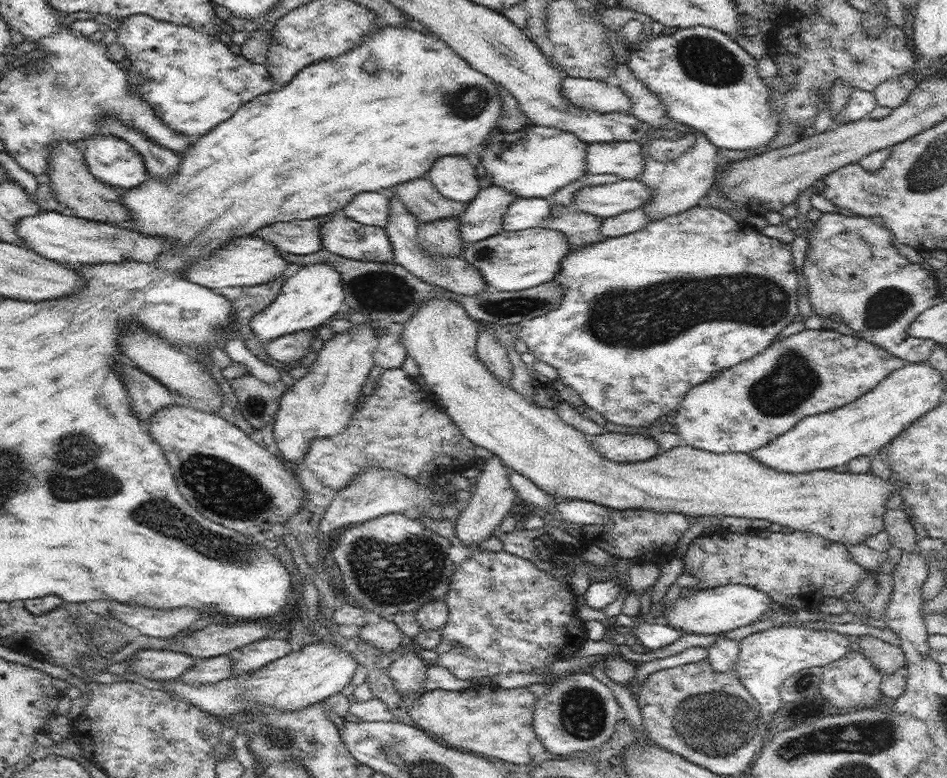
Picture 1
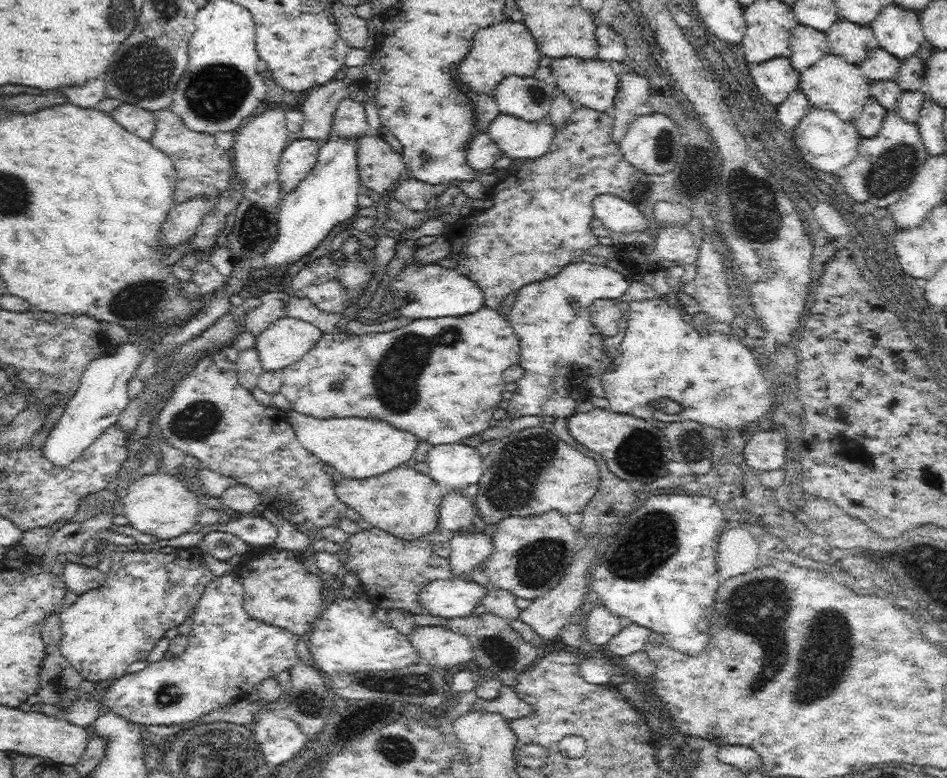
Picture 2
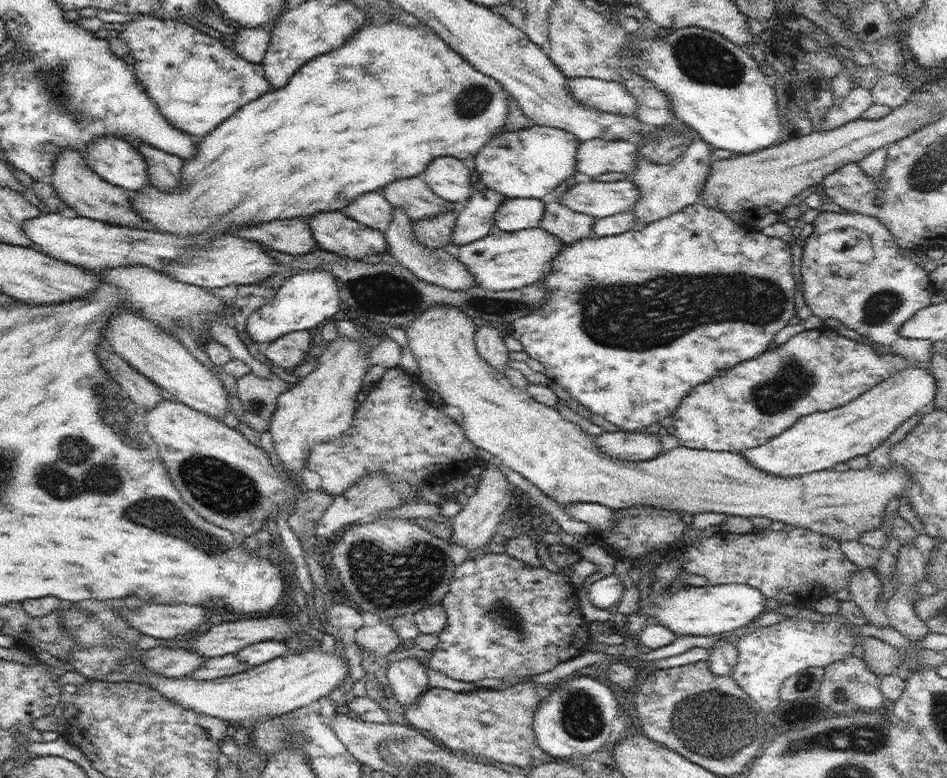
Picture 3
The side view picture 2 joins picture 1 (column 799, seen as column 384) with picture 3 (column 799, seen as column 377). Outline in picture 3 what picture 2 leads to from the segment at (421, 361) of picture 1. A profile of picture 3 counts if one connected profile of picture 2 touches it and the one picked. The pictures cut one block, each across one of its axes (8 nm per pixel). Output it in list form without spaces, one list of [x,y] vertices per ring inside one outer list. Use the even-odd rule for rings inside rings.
[[[439,305],[430,310],[426,310],[426,312],[422,312],[418,316],[416,320],[410,327],[405,328],[406,338],[408,338],[408,344],[413,352],[413,356],[418,362],[420,375],[419,379],[425,384],[428,390],[433,390],[434,392],[438,392],[440,395],[439,404],[443,407],[444,412],[447,415],[450,415],[450,418],[454,419],[454,421],[458,421],[458,424],[462,425],[462,429],[464,429],[464,434],[470,440],[470,443],[473,443],[477,448],[482,448],[482,450],[487,450],[492,454],[493,457],[497,457],[499,461],[504,466],[511,468],[518,472],[518,474],[522,475],[528,482],[534,484],[534,486],[541,489],[541,491],[546,494],[546,496],[550,496],[558,502],[558,504],[564,506],[568,506],[568,504],[576,504],[576,502],[582,503],[598,503],[611,509],[623,509],[628,508],[635,504],[635,506],[660,506],[662,508],[670,508],[674,511],[684,511],[690,514],[698,514],[698,512],[723,512],[728,515],[736,515],[736,516],[765,516],[773,521],[777,520],[783,522],[785,524],[790,524],[792,527],[804,527],[812,529],[817,533],[824,533],[824,535],[828,535],[829,537],[835,538],[836,540],[854,540],[858,539],[861,532],[866,532],[869,530],[876,530],[882,528],[882,517],[884,517],[884,511],[886,511],[886,504],[890,502],[890,500],[894,500],[895,497],[901,497],[902,492],[904,492],[904,488],[910,484],[910,473],[906,471],[906,469],[902,469],[902,467],[898,468],[896,465],[892,464],[890,468],[886,471],[880,470],[872,470],[871,467],[866,467],[866,469],[849,469],[848,471],[836,471],[833,468],[828,470],[818,470],[816,472],[810,472],[808,474],[804,474],[802,476],[774,476],[774,474],[768,474],[768,472],[762,472],[762,470],[758,470],[758,468],[754,468],[742,454],[739,452],[728,452],[728,451],[711,451],[711,450],[700,450],[696,448],[688,448],[684,446],[678,446],[669,450],[666,453],[660,453],[657,457],[654,457],[652,460],[643,460],[643,461],[629,461],[629,460],[620,460],[616,459],[608,453],[602,451],[602,449],[595,446],[593,442],[593,436],[583,430],[578,424],[567,420],[560,414],[560,412],[555,407],[547,406],[546,404],[542,404],[536,401],[534,398],[530,397],[530,395],[526,391],[522,391],[522,389],[518,389],[516,386],[510,384],[506,376],[504,374],[496,371],[490,363],[487,363],[482,357],[480,353],[478,353],[478,349],[475,345],[476,340],[476,329],[478,326],[474,324],[471,318],[468,318],[464,312],[460,309],[456,309],[455,307],[446,307],[445,305]]]

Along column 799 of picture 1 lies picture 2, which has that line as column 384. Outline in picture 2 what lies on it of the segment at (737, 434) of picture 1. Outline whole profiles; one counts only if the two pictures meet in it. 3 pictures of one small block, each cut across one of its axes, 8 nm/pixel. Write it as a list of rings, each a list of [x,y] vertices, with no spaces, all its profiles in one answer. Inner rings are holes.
[[[487,307],[480,308],[478,312],[473,312],[464,316],[444,316],[440,319],[422,318],[416,319],[409,324],[392,330],[390,332],[370,332],[370,334],[350,334],[347,331],[332,332],[324,334],[320,340],[311,348],[298,362],[289,364],[283,368],[283,381],[279,392],[290,402],[289,408],[296,412],[317,418],[378,418],[391,424],[398,430],[411,432],[418,438],[419,443],[430,445],[463,443],[463,439],[468,441],[479,432],[490,428],[489,422],[493,411],[502,405],[506,395],[504,389],[503,372],[509,366],[518,363],[520,343],[516,333],[505,315],[499,314],[496,310]],[[426,342],[428,342],[428,360],[426,360]],[[336,384],[342,384],[342,388],[336,388]]]

